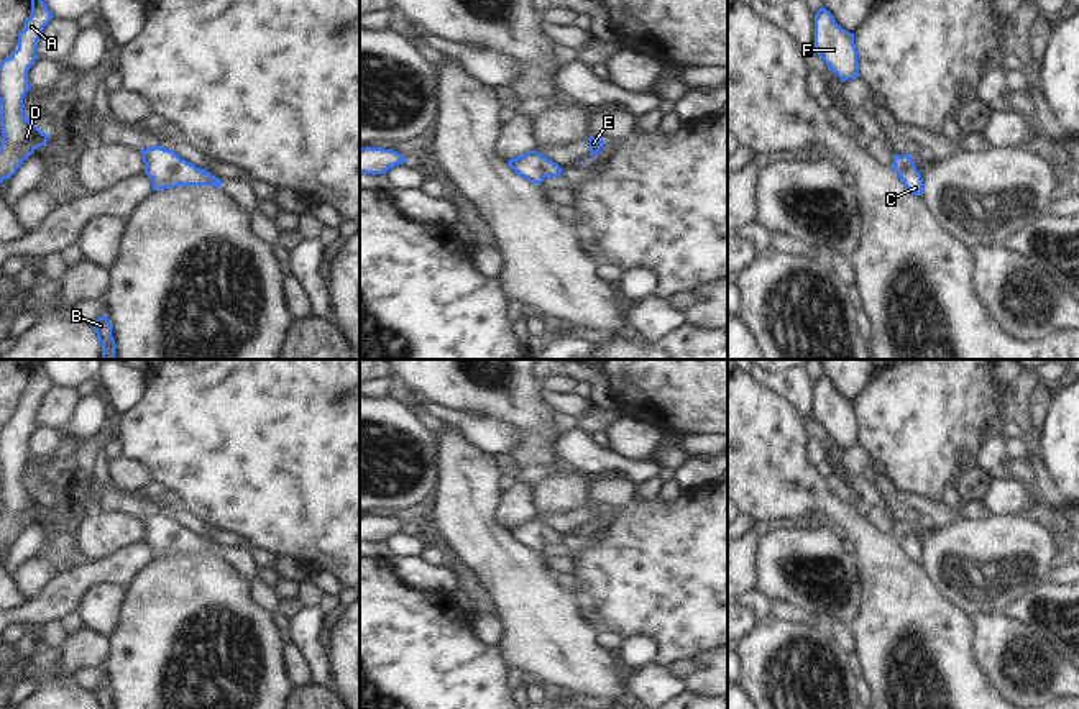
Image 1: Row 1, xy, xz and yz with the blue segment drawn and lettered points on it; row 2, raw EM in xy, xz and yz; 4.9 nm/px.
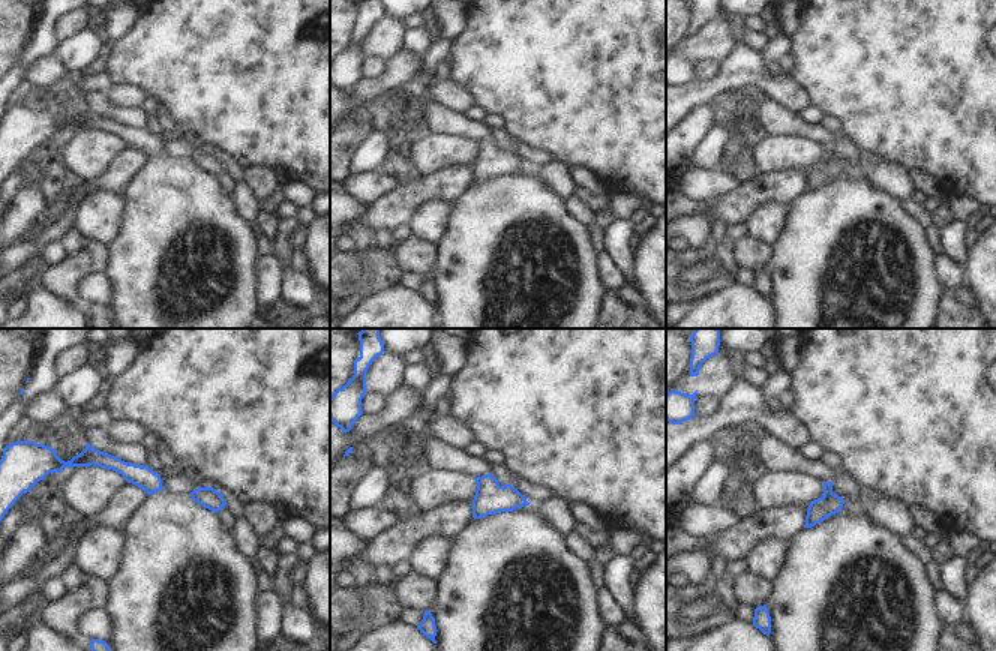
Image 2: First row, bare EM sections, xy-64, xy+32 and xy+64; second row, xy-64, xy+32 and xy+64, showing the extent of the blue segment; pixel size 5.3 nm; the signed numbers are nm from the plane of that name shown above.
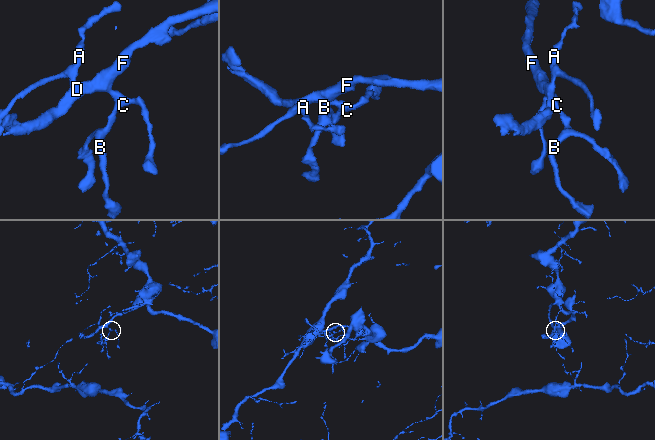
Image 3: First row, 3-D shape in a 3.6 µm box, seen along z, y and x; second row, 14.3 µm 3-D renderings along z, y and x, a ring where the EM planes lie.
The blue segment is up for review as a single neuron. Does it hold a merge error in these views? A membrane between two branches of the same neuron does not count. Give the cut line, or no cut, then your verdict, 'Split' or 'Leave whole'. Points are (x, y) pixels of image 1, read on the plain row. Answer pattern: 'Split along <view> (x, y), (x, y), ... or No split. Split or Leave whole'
No split. Leave whole.

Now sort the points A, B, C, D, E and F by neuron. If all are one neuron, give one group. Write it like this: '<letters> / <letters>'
A B C D E F

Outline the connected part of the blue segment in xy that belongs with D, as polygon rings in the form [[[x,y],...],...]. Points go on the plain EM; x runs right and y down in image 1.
[[[31,359],[31,384],[18,400],[18,417],[0,430],[0,550],[10,547],[20,532],[38,515],[48,512],[48,502],[23,483],[23,466],[30,458],[28,438],[38,427],[38,407],[53,382],[38,359]]]

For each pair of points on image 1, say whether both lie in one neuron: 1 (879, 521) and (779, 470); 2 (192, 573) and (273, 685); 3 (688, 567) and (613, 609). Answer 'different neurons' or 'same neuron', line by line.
1: different neurons
2: same neuron
3: same neuron

